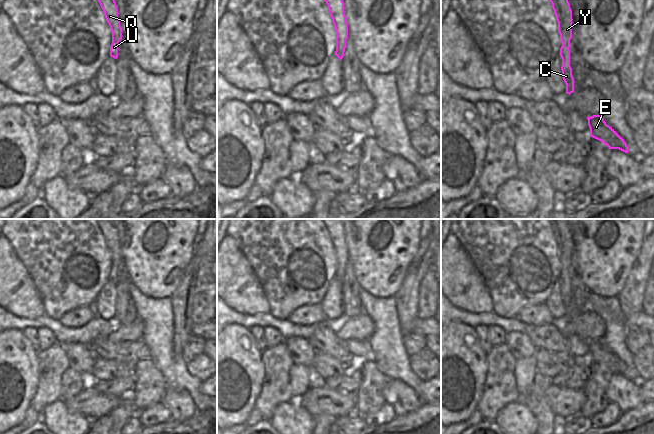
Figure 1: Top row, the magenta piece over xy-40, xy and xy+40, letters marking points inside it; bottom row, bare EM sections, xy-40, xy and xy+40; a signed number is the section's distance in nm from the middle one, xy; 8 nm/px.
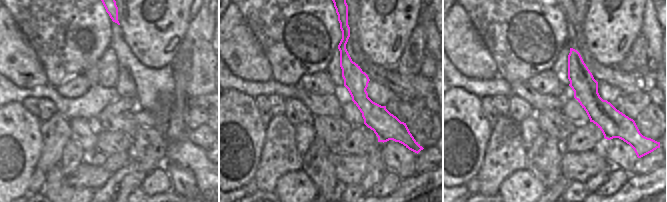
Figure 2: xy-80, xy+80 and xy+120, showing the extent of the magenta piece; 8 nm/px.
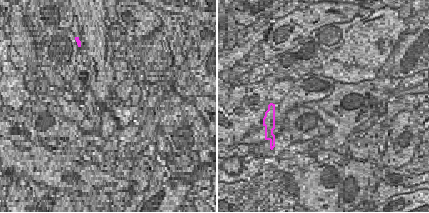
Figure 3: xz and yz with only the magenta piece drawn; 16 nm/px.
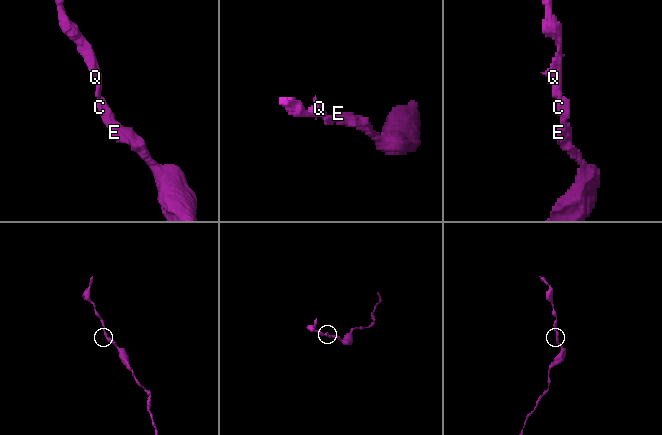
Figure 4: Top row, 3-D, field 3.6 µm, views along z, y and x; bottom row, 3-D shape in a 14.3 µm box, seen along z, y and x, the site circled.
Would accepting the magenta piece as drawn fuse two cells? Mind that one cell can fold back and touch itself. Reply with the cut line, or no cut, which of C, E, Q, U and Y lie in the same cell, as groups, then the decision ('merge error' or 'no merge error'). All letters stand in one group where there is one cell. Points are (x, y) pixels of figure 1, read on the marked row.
no cut | C E Q U Y | no merge error

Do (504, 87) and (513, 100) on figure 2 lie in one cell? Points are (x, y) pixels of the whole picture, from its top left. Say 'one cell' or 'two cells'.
two cells

